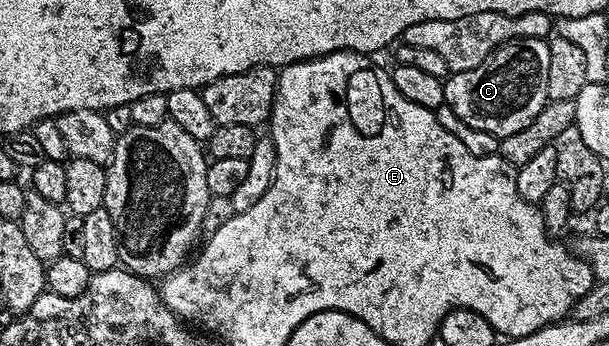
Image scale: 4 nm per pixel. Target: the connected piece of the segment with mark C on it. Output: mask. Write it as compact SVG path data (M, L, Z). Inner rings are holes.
M515 39L505 43L493 52L492 57L483 61L475 69L454 71L445 79L445 106L455 109L455 114L463 117L467 125L475 129L483 129L483 133L491 133L504 137L511 133L519 133L523 125L531 125L543 109L550 97L547 93L547 69L551 66L551 53L545 39Z

